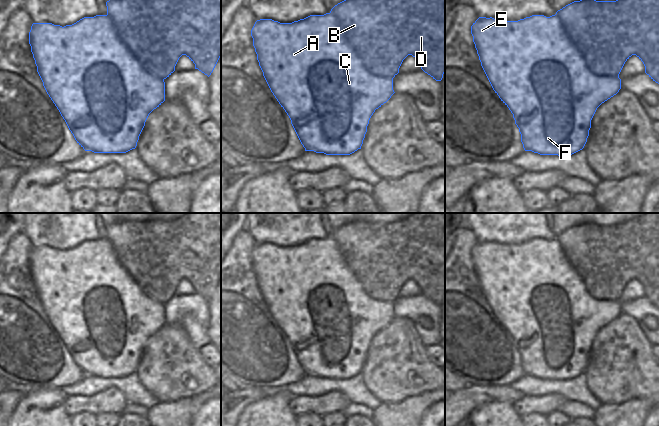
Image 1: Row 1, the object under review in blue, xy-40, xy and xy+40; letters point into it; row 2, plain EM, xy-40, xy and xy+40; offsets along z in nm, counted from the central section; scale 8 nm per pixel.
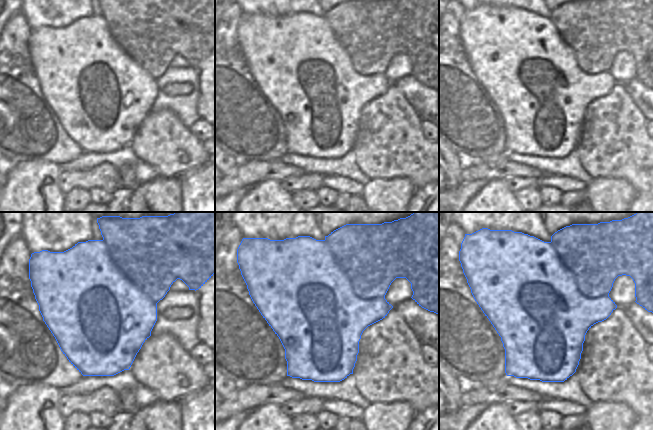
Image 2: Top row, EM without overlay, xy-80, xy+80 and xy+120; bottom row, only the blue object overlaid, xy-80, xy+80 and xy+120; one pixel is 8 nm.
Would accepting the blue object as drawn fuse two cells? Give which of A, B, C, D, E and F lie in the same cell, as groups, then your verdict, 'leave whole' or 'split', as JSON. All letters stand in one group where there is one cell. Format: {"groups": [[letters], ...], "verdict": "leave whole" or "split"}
{"groups": [["A", "C", "E", "F"], ["B", "D"]], "verdict": "split"}

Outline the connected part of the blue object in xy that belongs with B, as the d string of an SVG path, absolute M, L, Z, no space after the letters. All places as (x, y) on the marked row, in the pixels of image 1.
M344 0L330 13L337 20L347 42L372 75L393 79L403 60L412 55L421 69L436 81L445 73L445 0Z

